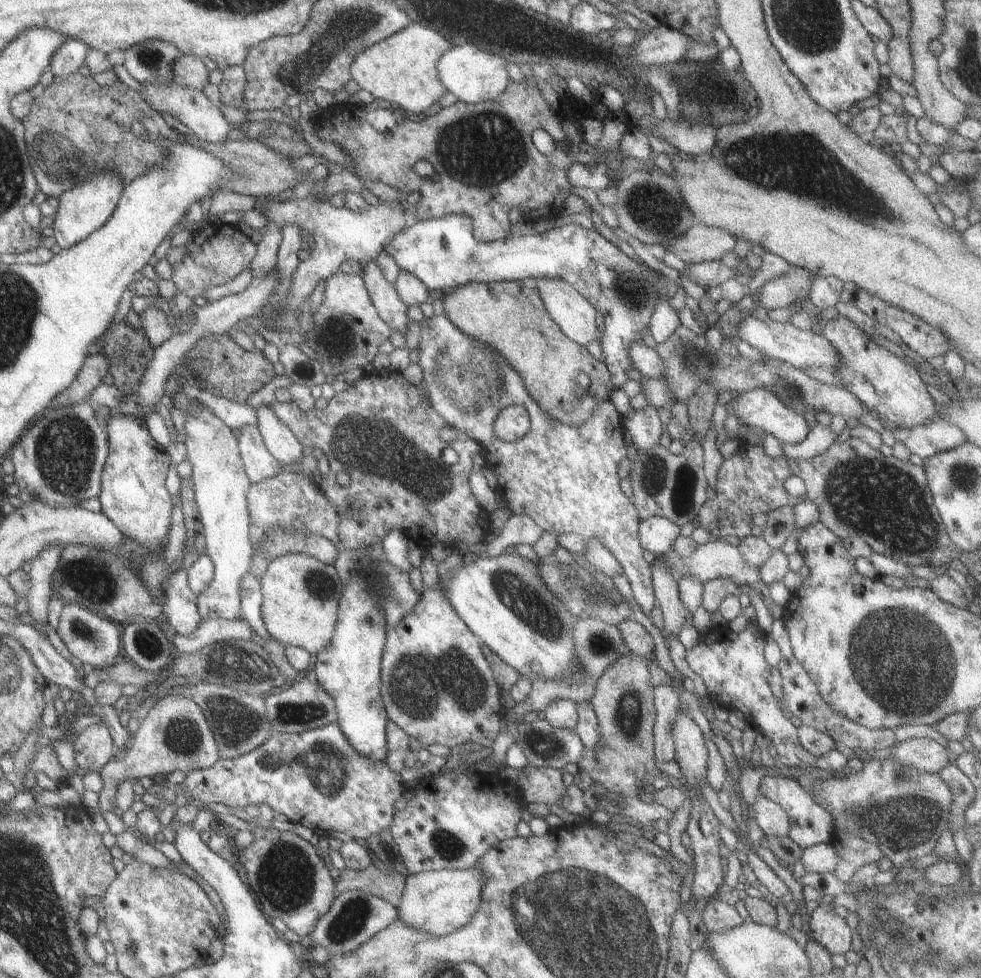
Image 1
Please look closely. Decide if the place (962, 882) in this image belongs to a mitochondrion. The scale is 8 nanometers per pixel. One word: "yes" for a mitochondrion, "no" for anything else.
no

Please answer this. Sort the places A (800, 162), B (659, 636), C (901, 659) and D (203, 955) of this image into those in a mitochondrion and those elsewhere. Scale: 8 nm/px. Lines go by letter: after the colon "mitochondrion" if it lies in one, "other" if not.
A: mitochondrion
B: other
C: mitochondrion
D: other

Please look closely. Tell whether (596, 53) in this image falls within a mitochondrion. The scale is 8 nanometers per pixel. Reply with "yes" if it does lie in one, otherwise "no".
no

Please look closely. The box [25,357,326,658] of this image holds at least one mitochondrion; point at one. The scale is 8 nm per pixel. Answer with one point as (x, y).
(65, 449)

